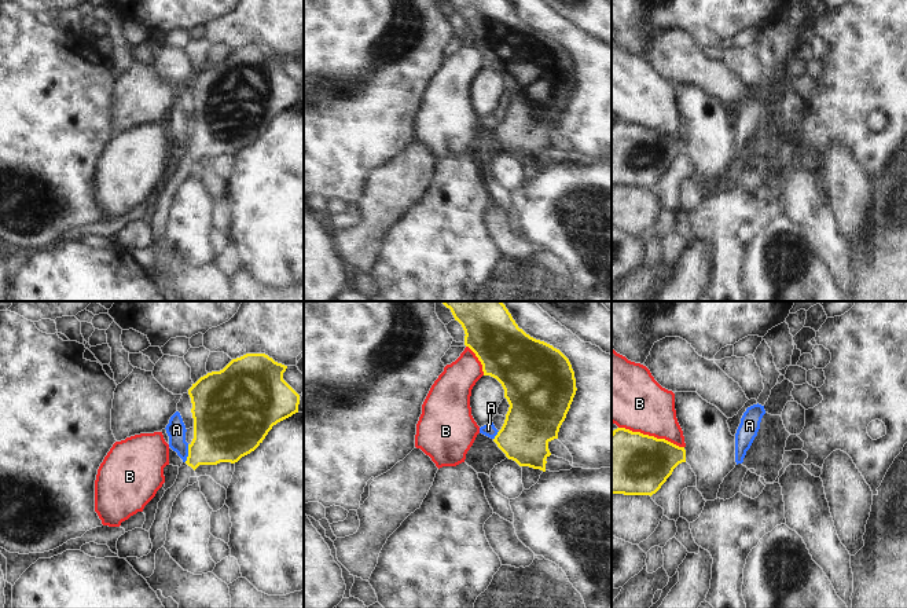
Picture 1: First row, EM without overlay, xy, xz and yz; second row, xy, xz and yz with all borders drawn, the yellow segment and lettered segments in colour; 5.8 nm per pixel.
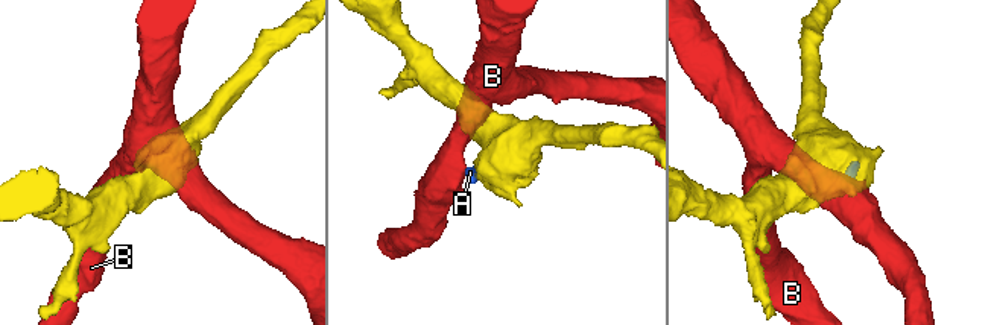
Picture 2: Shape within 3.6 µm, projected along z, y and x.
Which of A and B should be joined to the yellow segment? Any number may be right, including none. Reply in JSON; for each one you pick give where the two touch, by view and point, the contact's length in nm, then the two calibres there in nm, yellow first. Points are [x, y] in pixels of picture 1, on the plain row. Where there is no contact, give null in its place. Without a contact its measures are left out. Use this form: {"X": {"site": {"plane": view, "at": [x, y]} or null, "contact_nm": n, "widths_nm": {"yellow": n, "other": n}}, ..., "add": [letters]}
{"add": []}

